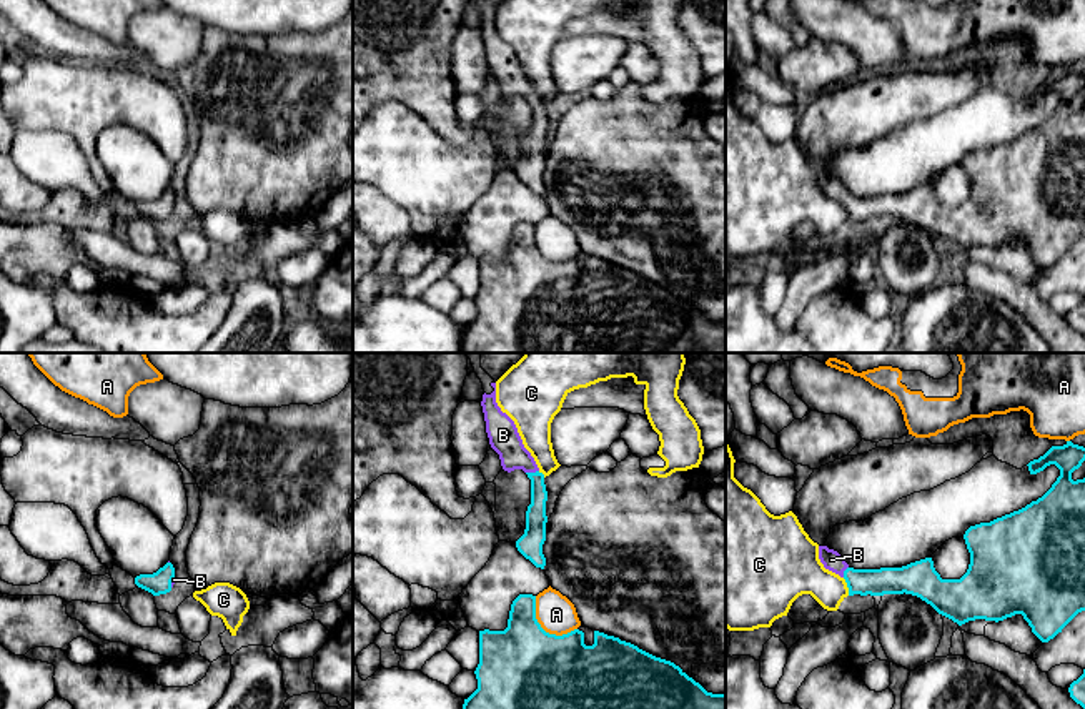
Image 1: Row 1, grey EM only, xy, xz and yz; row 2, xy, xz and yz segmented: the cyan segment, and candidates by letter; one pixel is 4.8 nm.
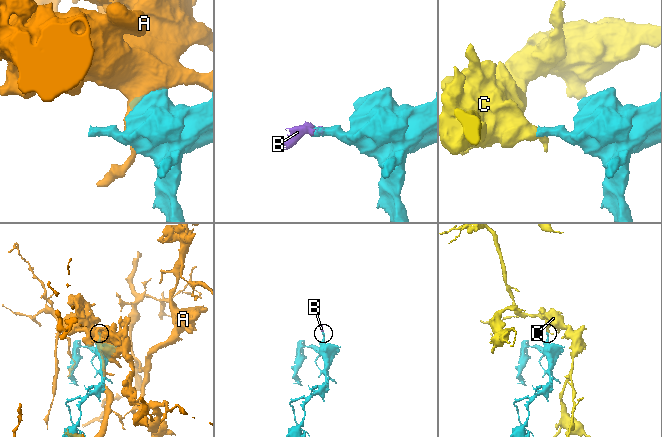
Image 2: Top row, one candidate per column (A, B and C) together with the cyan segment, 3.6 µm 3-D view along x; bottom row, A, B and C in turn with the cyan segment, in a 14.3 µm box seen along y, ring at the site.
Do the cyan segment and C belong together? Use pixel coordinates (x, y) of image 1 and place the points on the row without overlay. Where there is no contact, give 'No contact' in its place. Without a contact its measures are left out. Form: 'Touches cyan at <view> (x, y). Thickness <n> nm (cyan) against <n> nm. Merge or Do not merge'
Touches cyan at yz (847, 213). Thickness 130 nm (cyan) against 220 nm. Do not merge

